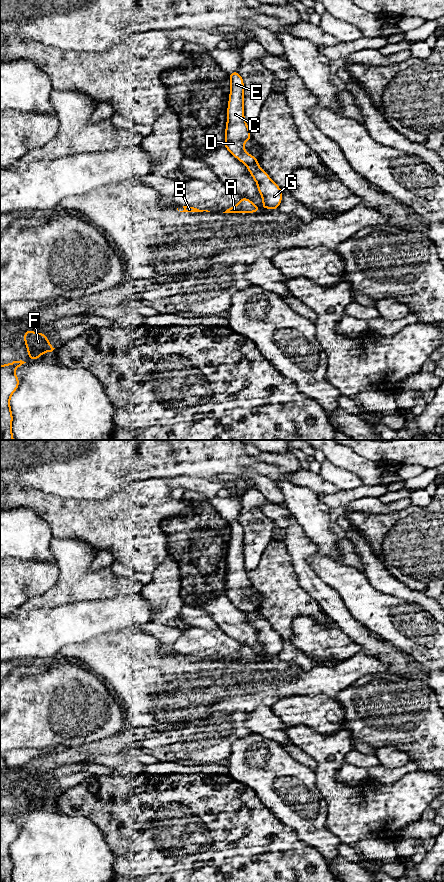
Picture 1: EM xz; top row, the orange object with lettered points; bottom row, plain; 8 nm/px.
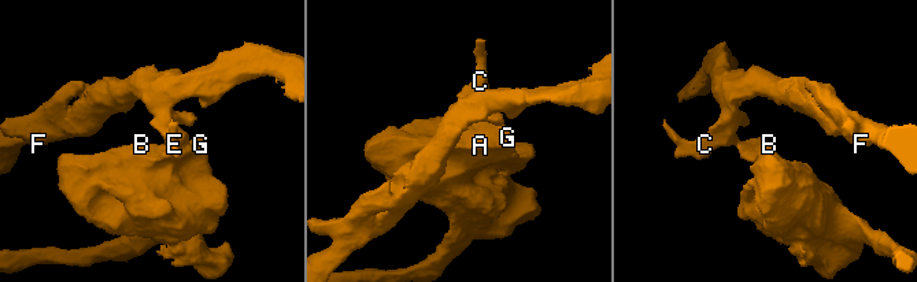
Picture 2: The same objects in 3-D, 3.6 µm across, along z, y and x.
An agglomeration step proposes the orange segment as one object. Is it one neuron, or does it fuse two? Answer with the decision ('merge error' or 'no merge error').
merge error

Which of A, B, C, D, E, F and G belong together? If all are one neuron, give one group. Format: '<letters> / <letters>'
A B G / C D E F

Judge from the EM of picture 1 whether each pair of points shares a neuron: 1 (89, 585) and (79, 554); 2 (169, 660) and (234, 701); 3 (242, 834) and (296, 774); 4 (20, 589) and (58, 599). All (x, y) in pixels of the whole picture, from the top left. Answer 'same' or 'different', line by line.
1: same
2: same
3: different
4: different

